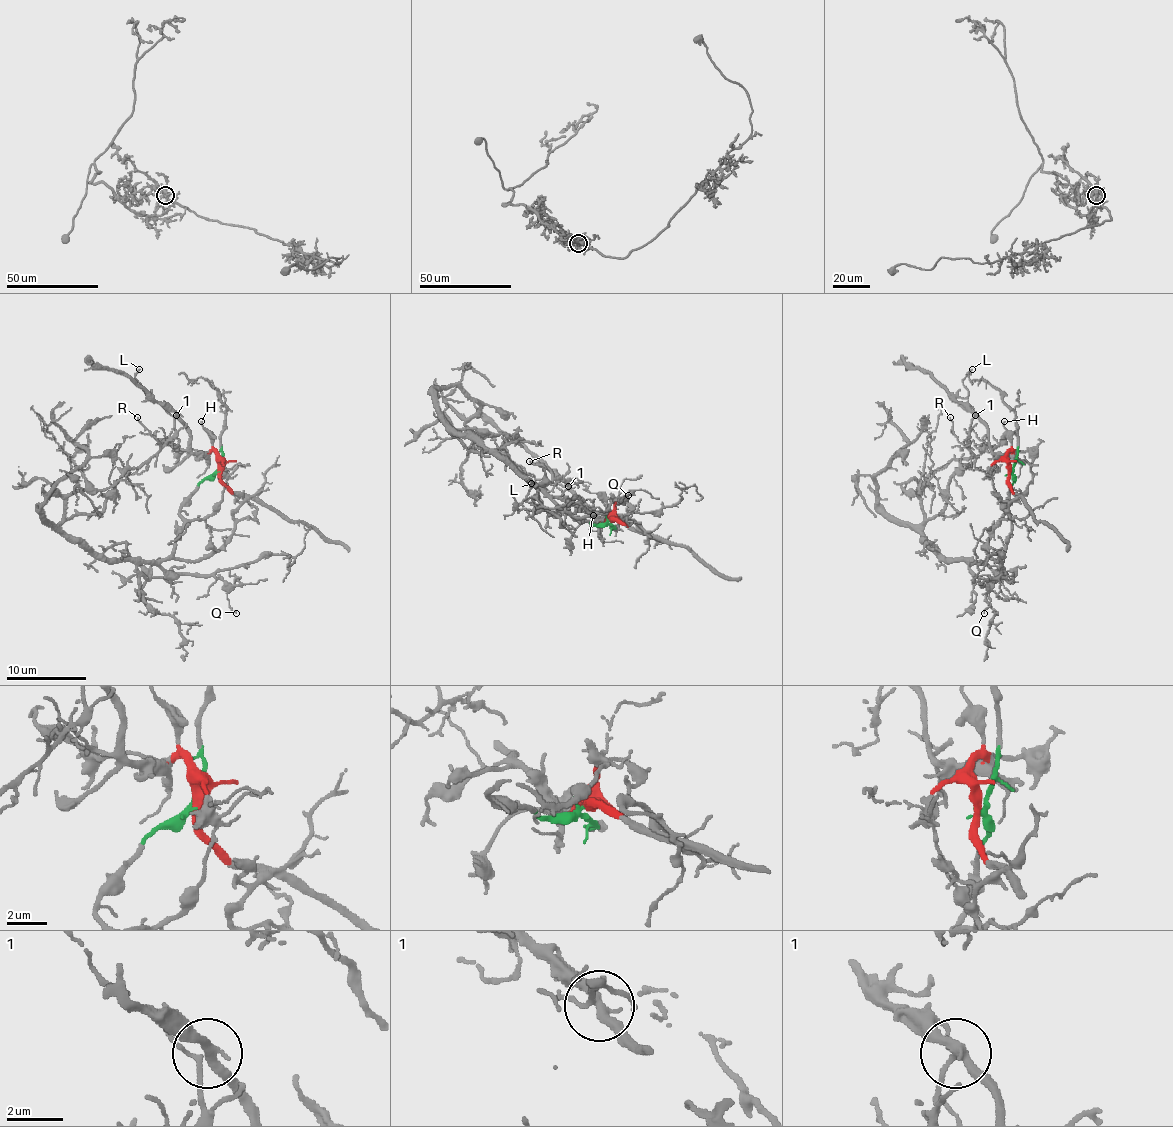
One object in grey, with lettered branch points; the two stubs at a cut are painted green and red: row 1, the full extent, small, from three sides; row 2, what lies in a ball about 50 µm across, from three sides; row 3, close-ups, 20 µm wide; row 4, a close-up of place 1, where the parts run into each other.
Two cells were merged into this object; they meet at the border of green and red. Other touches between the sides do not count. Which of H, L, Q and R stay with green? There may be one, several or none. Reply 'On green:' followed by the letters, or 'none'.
On green: Q, R

